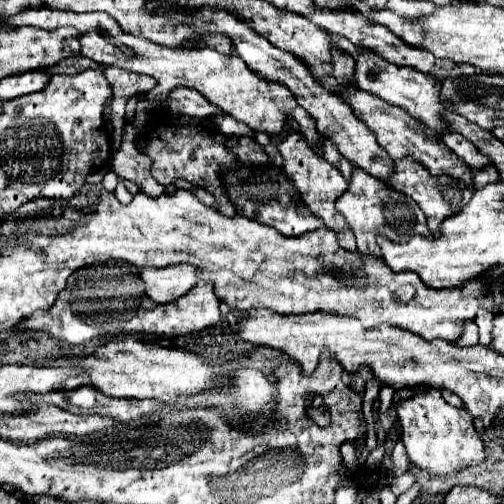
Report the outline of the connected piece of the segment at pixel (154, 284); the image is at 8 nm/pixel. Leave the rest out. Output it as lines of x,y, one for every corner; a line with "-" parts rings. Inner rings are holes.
173,265
163,269
141,269
145,293
155,303
171,303
189,293
199,269
195,265

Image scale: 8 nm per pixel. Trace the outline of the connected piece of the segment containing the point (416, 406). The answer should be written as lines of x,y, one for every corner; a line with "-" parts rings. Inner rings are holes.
415,387
413,395
397,401
395,409
403,431
401,439
413,465
435,475
447,475
469,465
479,465
485,459
483,441
479,439
473,417
467,413
465,407
457,409
449,405
439,389

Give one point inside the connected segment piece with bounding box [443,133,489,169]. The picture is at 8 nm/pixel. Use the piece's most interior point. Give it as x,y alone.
465,150

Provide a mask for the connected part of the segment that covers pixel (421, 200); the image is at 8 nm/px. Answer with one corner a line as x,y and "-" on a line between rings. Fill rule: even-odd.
411,155
407,157
401,157
401,159
395,159
393,161
395,165
395,171
391,173
389,179
385,179
387,185
391,185
393,189
405,193
405,195
411,195
411,199
421,207
421,211
425,213
427,217
427,225
429,225
429,231
435,233
441,225
441,221
449,215
455,215
459,213
459,209
463,209
463,205
471,199
473,191
467,183
463,181
455,181
453,177
447,177
447,175
431,175
429,169
425,169
419,161
415,161
-
451,205
451,209
449,209

